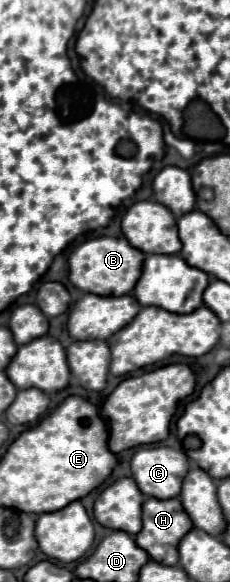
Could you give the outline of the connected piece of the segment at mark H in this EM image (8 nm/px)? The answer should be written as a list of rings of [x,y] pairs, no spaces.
[[[149,498],[143,504],[143,528],[135,542],[155,562],[175,566],[179,560],[177,544],[191,528],[193,522],[177,498]]]

